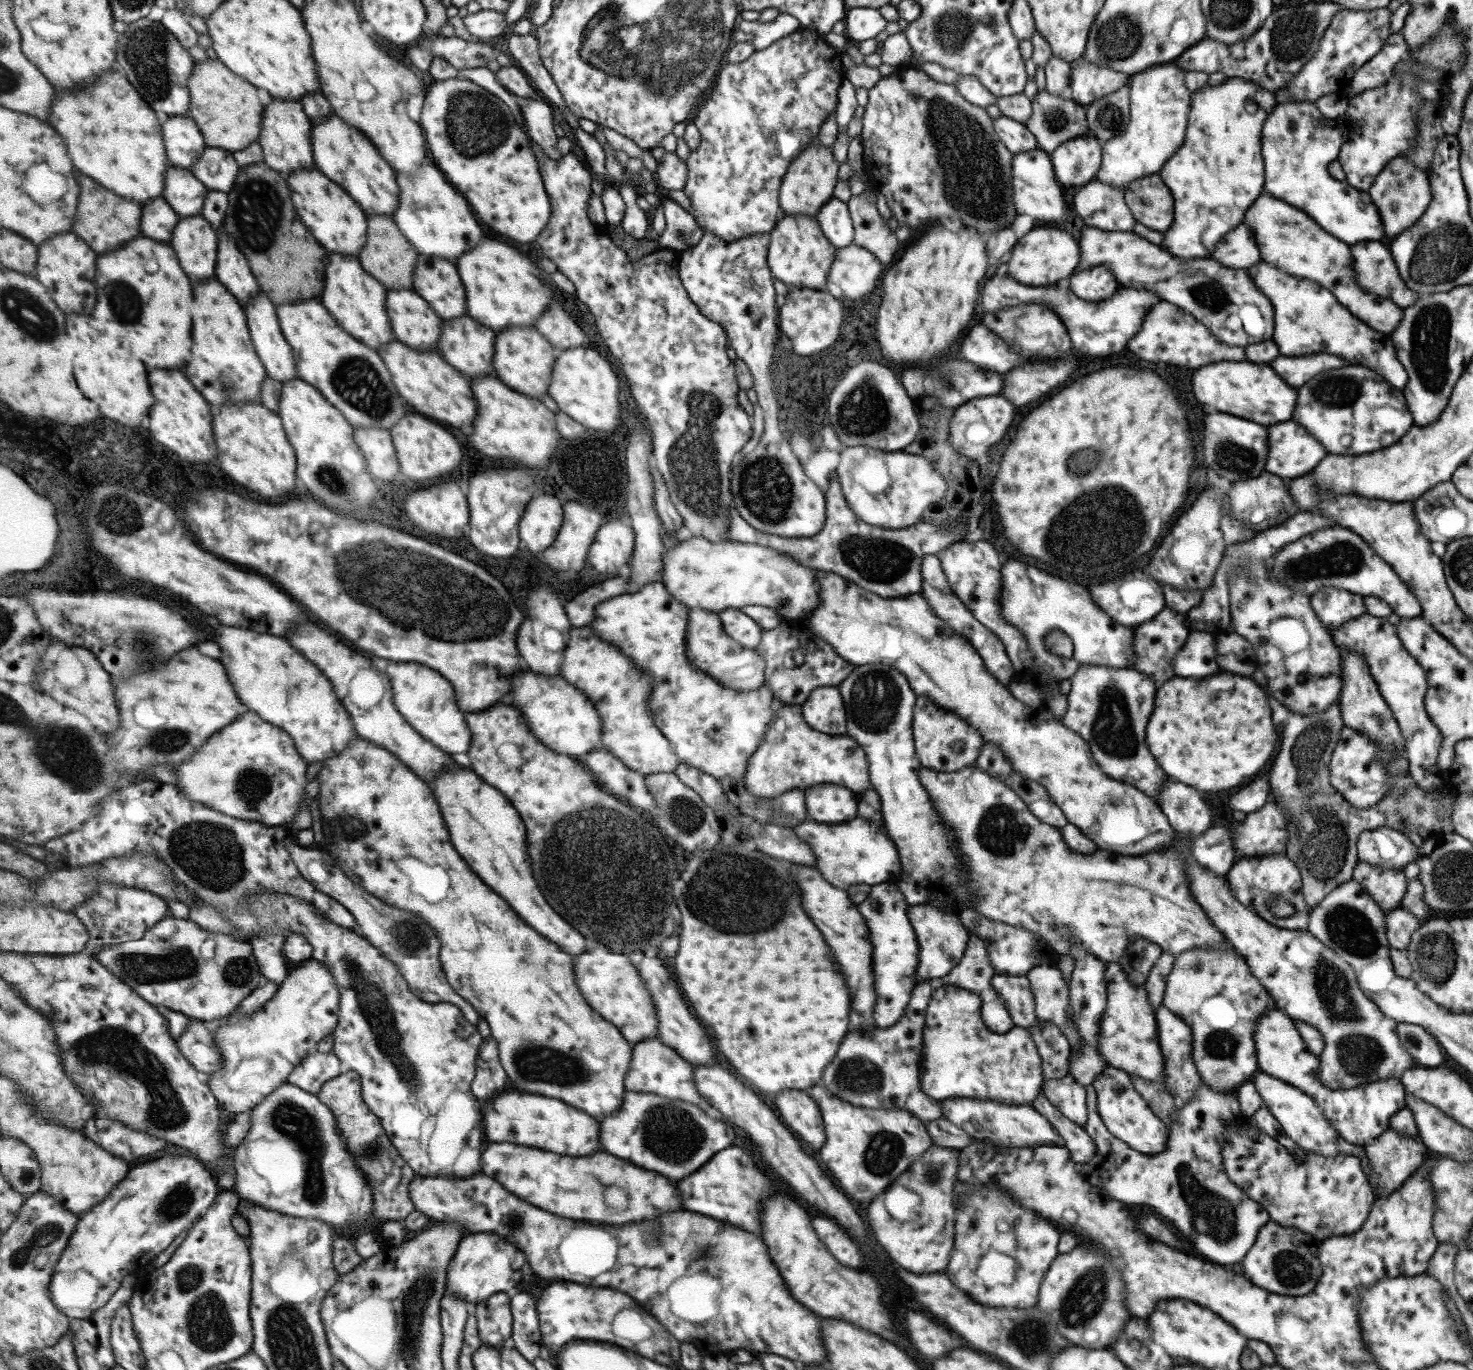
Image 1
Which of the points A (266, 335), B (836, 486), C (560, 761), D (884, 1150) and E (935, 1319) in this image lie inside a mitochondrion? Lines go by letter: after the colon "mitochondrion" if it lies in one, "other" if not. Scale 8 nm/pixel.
A: other
B: other
C: other
D: mitochondrion
E: other

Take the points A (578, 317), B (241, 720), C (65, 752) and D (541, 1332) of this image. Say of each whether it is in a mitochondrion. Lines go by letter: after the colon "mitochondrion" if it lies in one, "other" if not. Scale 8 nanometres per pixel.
A: other
B: other
C: mitochondrion
D: other

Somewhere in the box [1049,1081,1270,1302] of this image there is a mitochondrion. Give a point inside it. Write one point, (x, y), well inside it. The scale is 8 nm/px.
(1221, 1209)

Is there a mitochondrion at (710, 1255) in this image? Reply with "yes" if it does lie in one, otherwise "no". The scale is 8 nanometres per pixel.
yes

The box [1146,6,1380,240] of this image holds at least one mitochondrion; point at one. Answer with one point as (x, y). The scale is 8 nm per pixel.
(1290, 42)

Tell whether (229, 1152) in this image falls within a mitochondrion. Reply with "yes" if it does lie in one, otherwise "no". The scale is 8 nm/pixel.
no

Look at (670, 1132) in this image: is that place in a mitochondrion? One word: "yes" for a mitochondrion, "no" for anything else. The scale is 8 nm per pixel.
yes

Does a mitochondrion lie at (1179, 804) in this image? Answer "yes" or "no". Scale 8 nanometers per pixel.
yes

